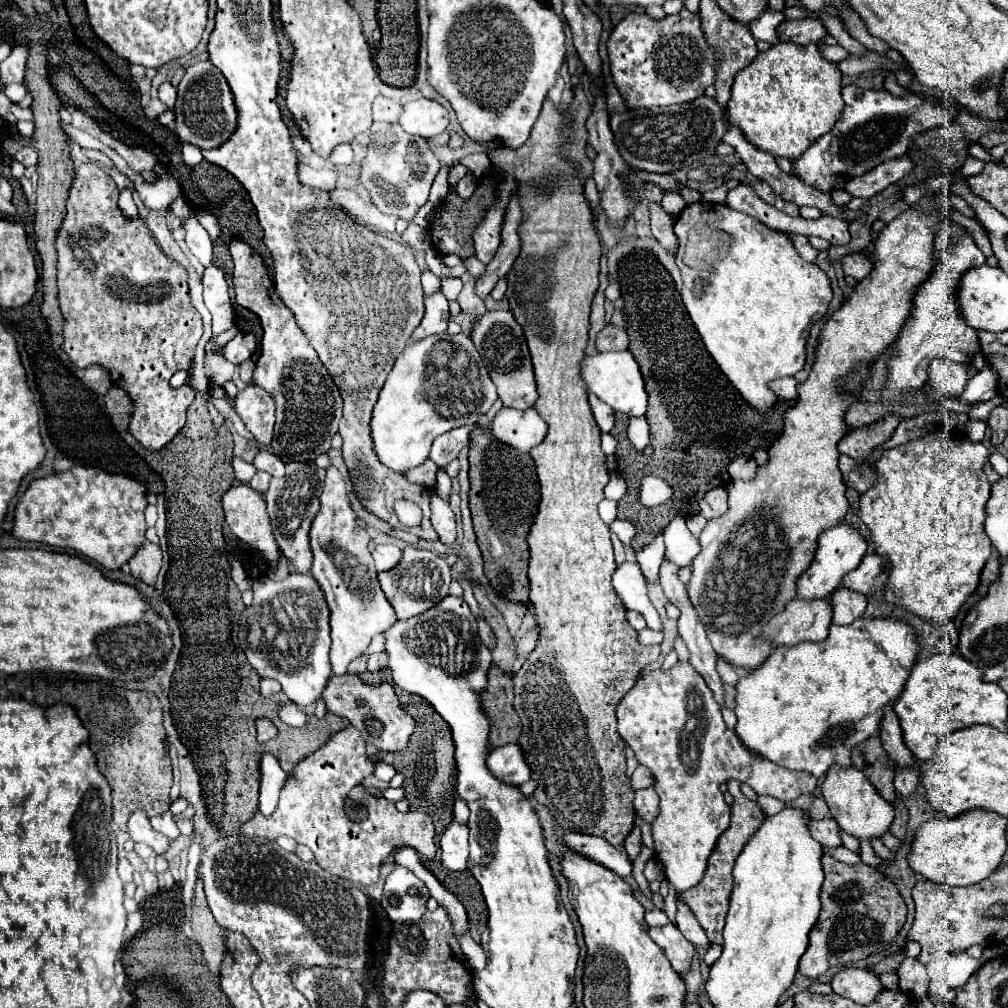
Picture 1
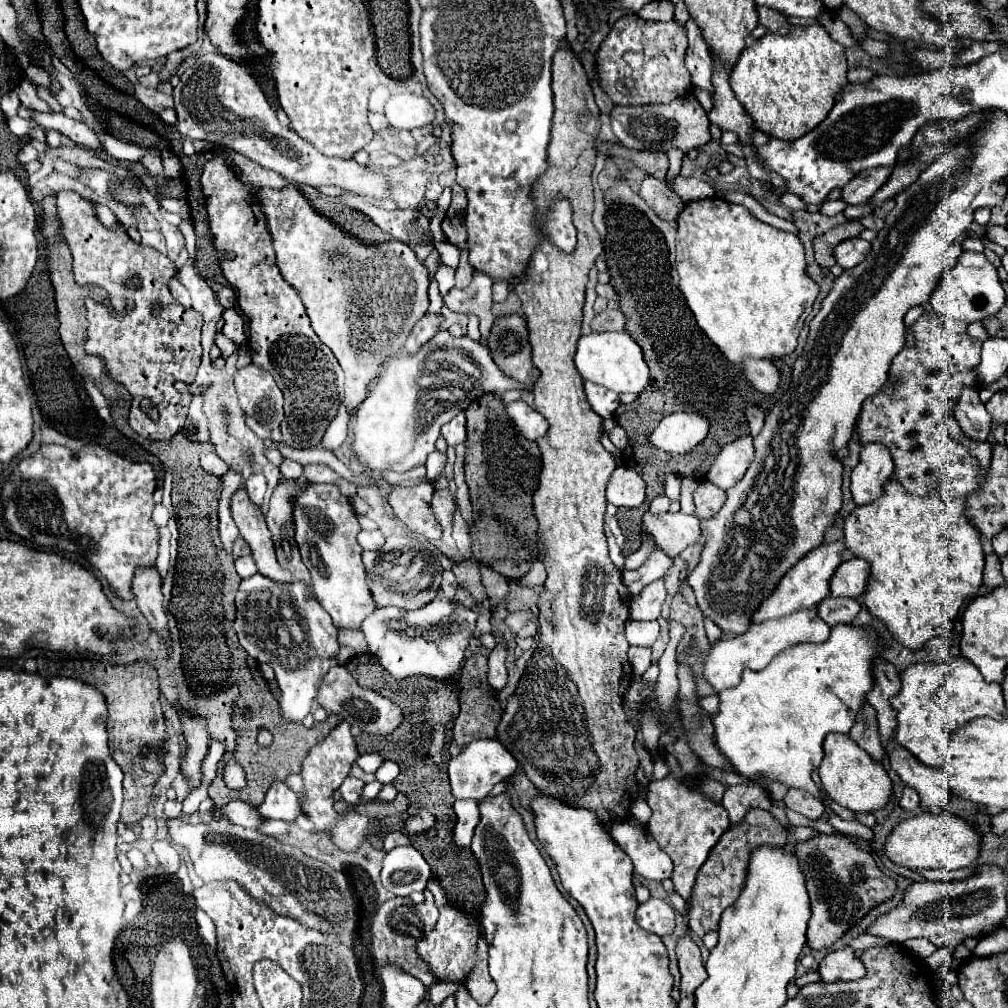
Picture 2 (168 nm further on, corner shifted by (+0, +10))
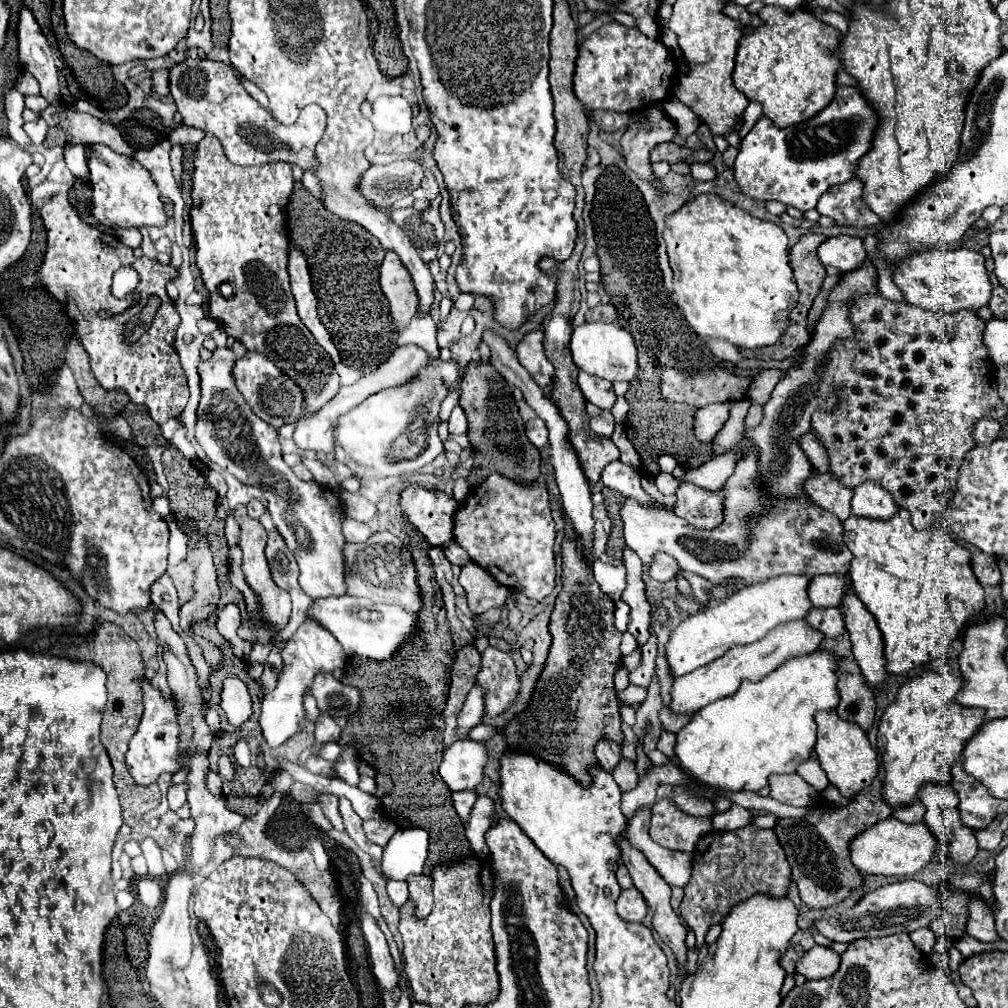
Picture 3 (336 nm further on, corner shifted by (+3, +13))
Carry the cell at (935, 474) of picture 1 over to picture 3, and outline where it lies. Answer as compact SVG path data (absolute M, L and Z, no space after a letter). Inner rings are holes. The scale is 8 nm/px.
M899 506L893 520L865 520L851 514L847 520L843 520L843 528L843 540L853 554L849 568L853 592L875 616L877 626L883 632L889 674L903 674L913 666L943 656L951 642L965 628L965 624L985 608L983 586L973 576L973 568L969 566L971 552L953 540L945 522L937 522L933 524L933 528L917 532L905 508Z

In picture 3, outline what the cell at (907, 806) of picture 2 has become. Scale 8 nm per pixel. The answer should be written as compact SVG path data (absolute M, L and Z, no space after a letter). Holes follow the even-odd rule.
M915 800L911 804L905 804L905 806L897 806L893 810L893 818L901 820L901 822L907 822L907 824L913 824L913 822L923 822L923 814L925 814L925 806Z

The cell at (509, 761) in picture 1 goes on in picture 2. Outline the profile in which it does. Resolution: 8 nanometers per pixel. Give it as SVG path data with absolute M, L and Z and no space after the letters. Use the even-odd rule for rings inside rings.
M478 739L474 743L468 743L460 755L452 757L448 763L448 777L450 777L450 785L452 785L452 795L456 799L484 799L492 787L500 781L504 781L506 777L510 777L516 771L518 763L516 759L512 759L512 755L508 755L506 747L502 747L502 743L498 743L498 739Z

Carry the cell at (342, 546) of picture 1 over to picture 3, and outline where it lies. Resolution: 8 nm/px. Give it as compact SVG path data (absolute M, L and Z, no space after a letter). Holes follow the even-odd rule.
M217 348L213 358L199 366L201 376L201 402L197 410L195 438L205 450L207 458L231 472L245 484L259 486L269 504L275 528L293 552L301 576L299 584L311 598L329 598L347 594L345 588L345 536L341 532L343 508L335 492L325 488L315 480L299 480L291 468L281 458L281 446L277 440L277 430L267 422L259 420L239 390L233 384L231 368L235 364L235 354L231 348Z

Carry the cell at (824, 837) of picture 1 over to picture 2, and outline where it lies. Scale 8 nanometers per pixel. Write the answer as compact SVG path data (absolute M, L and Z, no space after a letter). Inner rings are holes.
M788 789L788 793L784 795L784 803L788 809L798 811L808 819L820 819L824 815L824 805L814 795L802 789Z

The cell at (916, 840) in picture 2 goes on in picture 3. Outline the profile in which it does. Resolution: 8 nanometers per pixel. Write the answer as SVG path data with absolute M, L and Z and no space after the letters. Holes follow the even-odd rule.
M893 816L877 822L851 842L851 862L861 874L911 876L923 866L931 864L933 856L937 856L937 836L929 832L929 826L925 822L905 824Z

